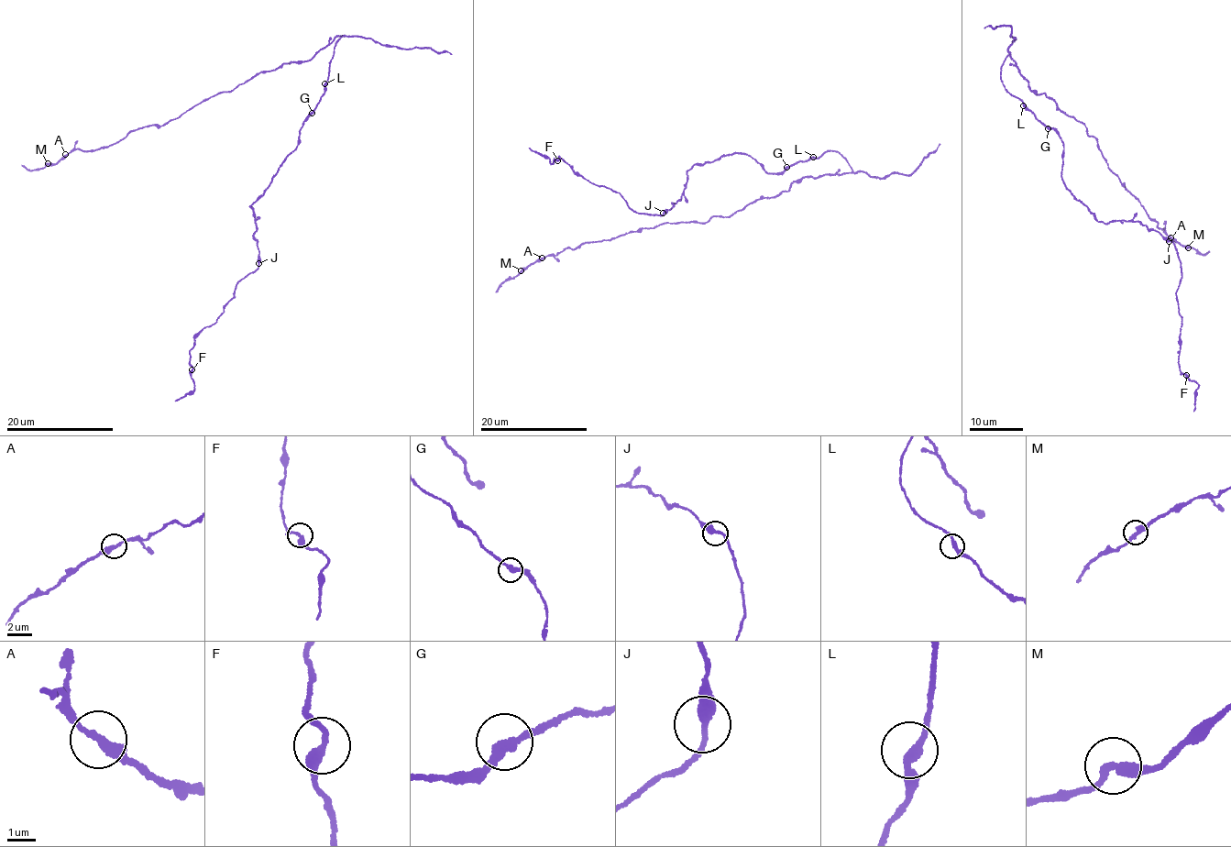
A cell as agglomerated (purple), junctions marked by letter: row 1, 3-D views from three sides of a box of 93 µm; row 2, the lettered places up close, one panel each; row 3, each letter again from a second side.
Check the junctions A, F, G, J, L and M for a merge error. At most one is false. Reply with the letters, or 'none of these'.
none of these

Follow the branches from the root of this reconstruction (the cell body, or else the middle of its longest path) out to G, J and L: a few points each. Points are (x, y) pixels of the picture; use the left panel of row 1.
G: (330, 63), (324, 93), (312, 113)
J: (330, 63), (324, 93), (300, 129), (298, 147), (250, 205), (257, 220), (254, 234), (258, 241), (258, 263)
L: (330, 63), (324, 83)

